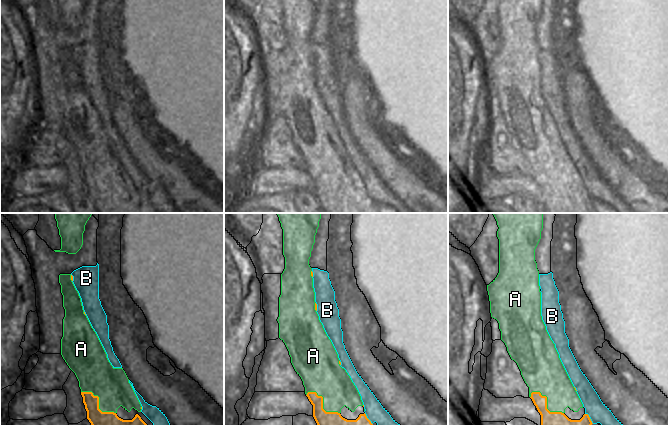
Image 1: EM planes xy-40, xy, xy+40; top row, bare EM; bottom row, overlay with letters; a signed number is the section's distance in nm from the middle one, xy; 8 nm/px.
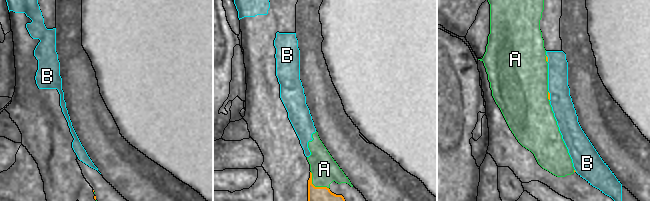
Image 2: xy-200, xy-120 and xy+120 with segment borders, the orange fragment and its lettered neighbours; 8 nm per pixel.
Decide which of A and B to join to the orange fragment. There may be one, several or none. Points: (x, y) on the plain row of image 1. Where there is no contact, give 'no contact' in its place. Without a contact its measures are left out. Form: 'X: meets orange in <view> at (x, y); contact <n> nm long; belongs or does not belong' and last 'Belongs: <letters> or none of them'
A: meets orange in xy+40 at (546, 179); contact 320 nm long; belongs
B: meets orange in xy+40 at (589, 194); contact 110 nm long; does not belong
Belongs: A

